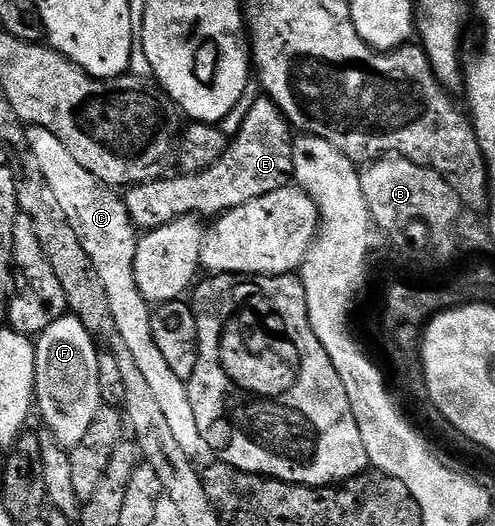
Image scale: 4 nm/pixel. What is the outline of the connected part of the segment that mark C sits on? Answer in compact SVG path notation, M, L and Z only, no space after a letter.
M27 127L26 137L32 150L32 158L36 158L36 166L40 166L40 174L44 174L44 182L56 194L56 202L60 202L60 210L64 210L64 218L76 232L84 254L98 275L100 286L104 286L104 294L108 296L108 306L112 310L112 322L116 322L118 340L121 347L132 354L140 375L148 382L153 397L156 398L160 411L168 422L172 435L180 445L180 450L188 457L197 457L204 445L200 438L200 429L196 426L196 418L192 415L192 402L188 398L187 381L176 378L168 367L168 362L160 355L156 347L156 338L152 338L151 305L140 294L134 277L134 259L136 246L140 236L126 210L125 199L115 189L102 184L72 154L68 154L64 144L50 130Z

